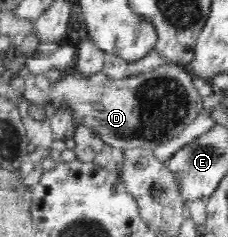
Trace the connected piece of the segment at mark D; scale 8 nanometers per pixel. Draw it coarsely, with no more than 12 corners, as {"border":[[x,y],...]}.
{"border":[[166,63],[113,80],[27,75],[18,100],[70,110],[114,149],[153,150],[203,110]]}

